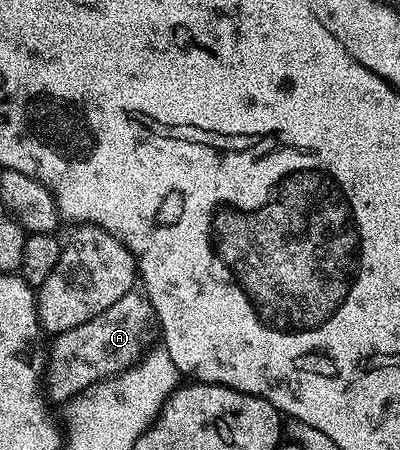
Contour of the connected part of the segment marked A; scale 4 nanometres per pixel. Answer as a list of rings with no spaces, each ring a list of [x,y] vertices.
[[[133,291],[122,295],[114,307],[106,307],[102,315],[94,315],[94,319],[82,323],[82,327],[70,327],[70,331],[55,334],[46,353],[47,396],[53,402],[68,403],[83,389],[107,381],[110,377],[119,377],[144,357],[144,344],[151,329],[153,332],[152,304],[143,292]]]

